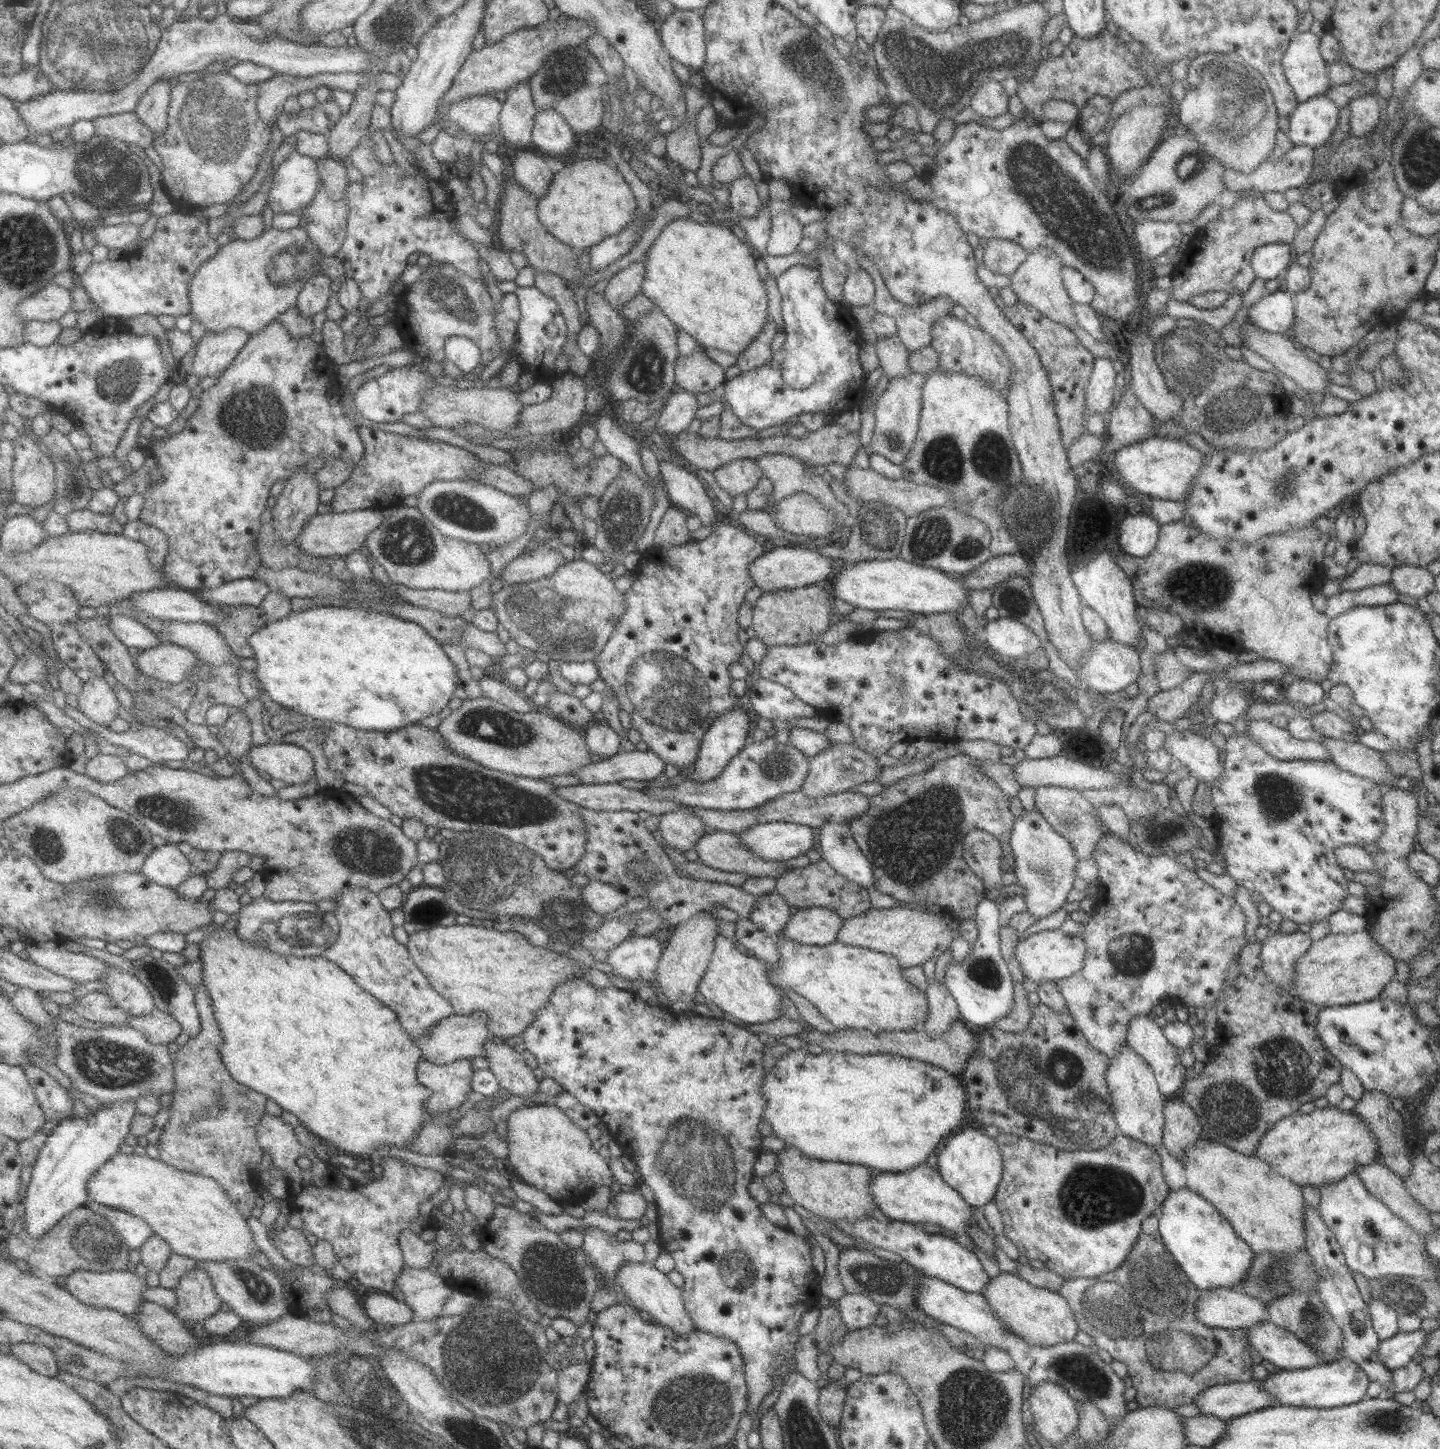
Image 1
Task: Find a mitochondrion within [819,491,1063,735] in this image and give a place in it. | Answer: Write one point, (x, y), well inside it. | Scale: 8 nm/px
(932, 539)

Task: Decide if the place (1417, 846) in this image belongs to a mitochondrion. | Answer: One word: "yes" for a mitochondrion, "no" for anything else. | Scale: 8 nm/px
no

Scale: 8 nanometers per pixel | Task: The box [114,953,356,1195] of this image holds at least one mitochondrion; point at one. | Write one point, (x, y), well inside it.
(212, 1138)

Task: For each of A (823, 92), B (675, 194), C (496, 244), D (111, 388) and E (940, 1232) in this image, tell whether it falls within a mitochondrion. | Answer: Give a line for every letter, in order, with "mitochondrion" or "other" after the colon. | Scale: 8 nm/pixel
A: mitochondrion
B: other
C: other
D: mitochondrion
E: other

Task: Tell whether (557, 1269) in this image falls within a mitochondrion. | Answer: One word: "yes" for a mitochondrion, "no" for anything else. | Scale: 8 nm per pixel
yes

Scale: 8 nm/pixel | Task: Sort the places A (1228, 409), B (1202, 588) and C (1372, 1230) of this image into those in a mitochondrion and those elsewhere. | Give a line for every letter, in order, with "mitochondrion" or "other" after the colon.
A: mitochondrion
B: mitochondrion
C: mitochondrion

